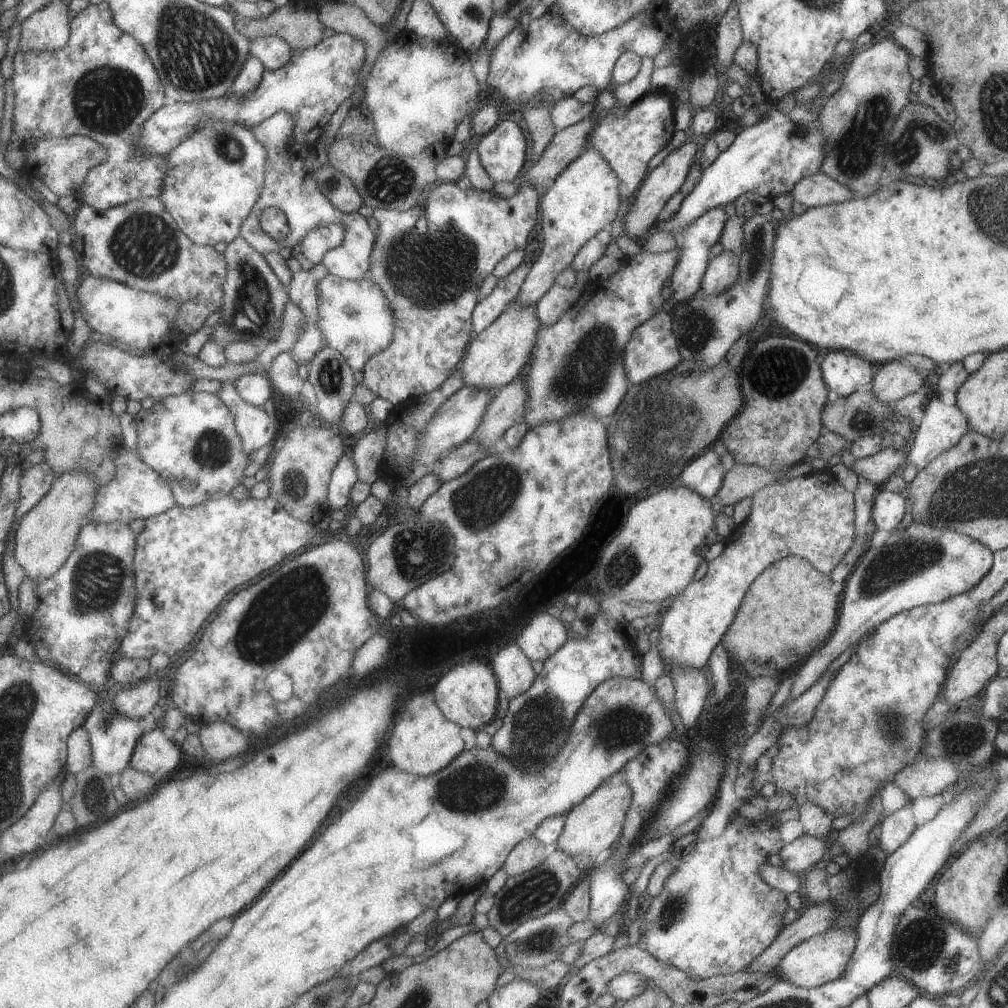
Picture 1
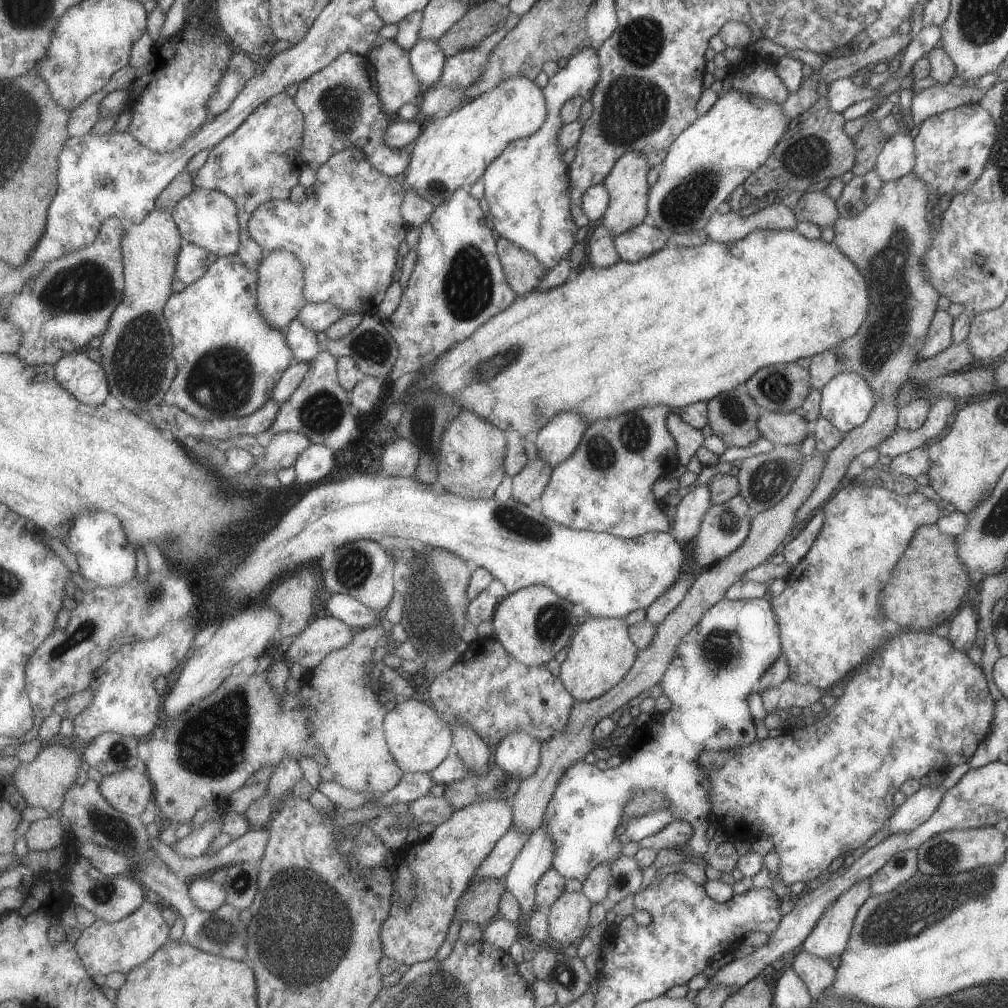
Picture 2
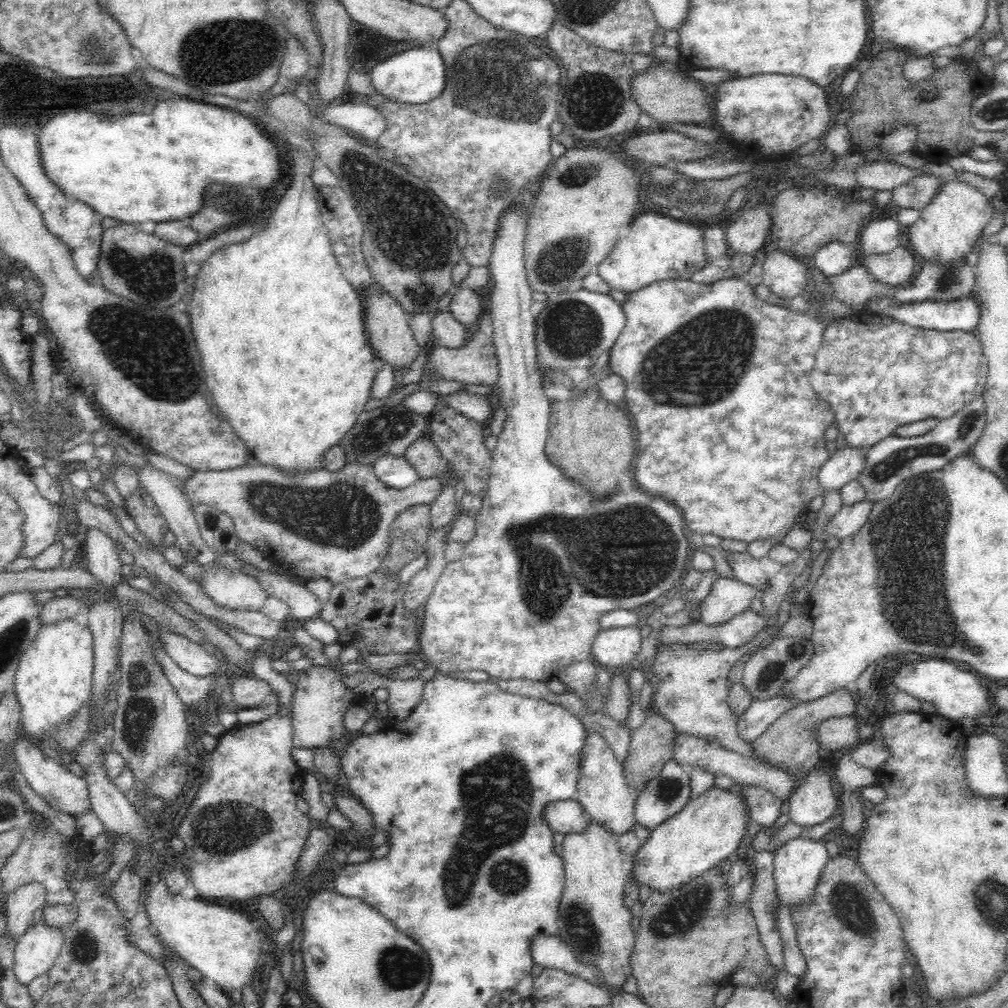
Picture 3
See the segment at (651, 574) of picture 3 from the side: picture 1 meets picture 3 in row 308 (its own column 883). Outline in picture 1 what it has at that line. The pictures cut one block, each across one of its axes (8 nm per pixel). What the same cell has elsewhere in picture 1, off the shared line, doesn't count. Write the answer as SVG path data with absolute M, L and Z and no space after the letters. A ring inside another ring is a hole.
M877 489L871 509L871 518L876 530L892 531L903 516L905 516L905 497L903 498L900 493Z

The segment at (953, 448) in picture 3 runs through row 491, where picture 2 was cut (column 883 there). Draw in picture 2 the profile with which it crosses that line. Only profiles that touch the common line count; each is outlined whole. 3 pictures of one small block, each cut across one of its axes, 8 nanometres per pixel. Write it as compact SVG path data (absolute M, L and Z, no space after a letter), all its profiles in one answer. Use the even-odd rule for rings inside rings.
M917 850L897 852L881 868L868 877L871 895L883 895L893 891L899 884L911 879L918 872Z

